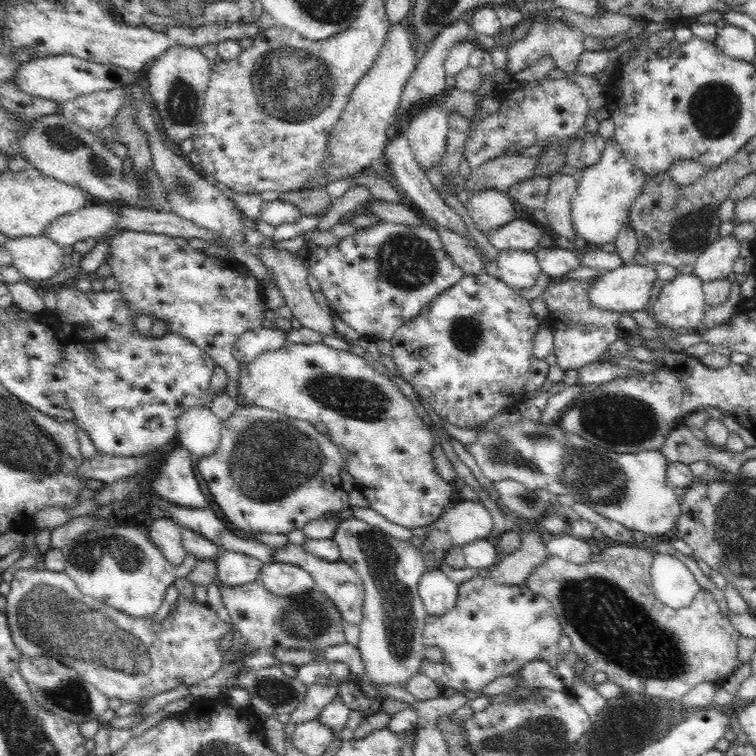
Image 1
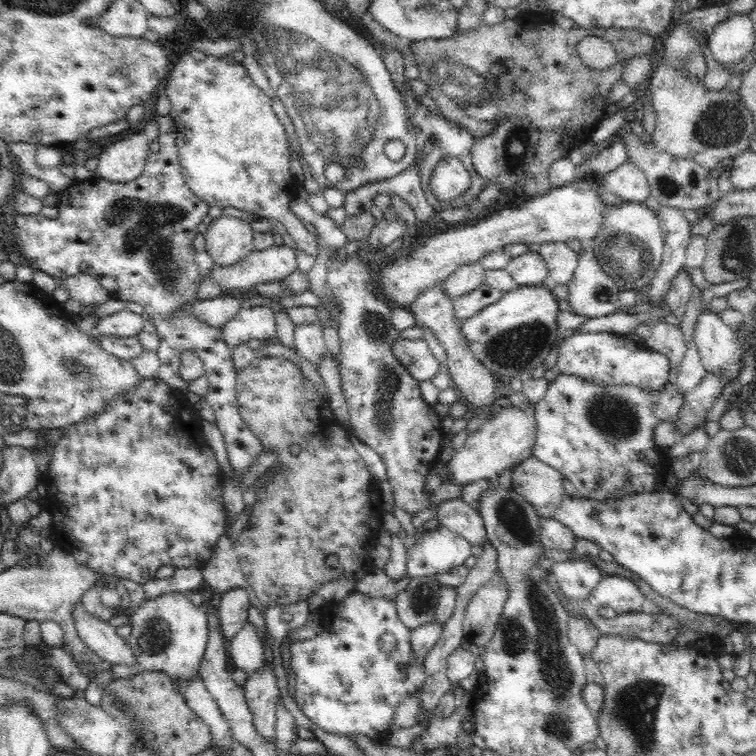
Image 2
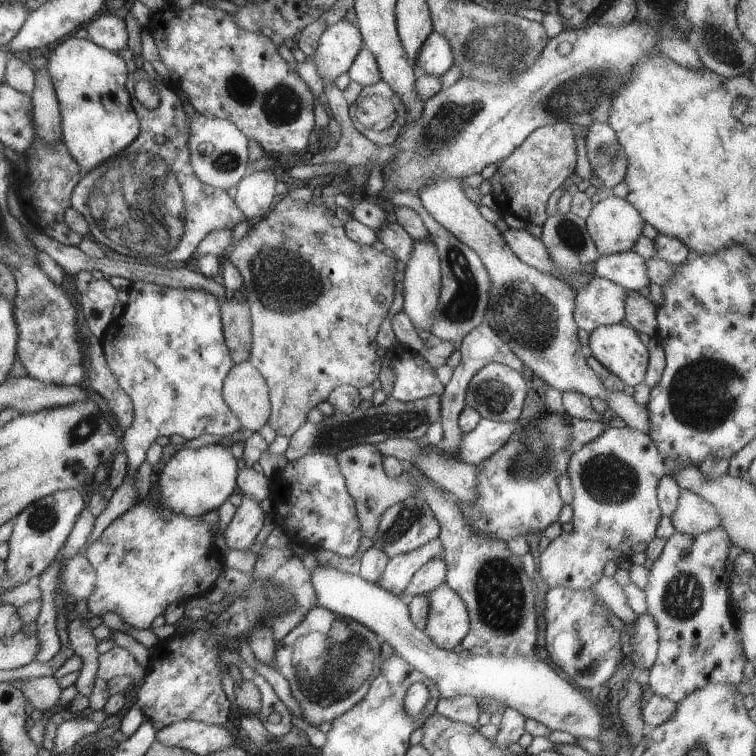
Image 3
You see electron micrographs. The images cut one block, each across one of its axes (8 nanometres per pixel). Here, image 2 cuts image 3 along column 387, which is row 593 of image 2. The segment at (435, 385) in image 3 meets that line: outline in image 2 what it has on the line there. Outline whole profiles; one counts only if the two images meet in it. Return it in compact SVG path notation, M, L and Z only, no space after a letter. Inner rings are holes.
M352 590L340 601L324 602L318 608L320 614L322 631L317 636L308 639L302 639L294 641L291 644L291 665L293 668L294 678L296 679L296 694L295 701L300 710L308 717L310 722L316 724L332 734L344 735L350 738L354 738L356 734L359 736L365 736L366 738L381 738L387 741L386 737L393 732L394 729L400 728L394 727L394 718L396 718L396 709L400 706L400 702L406 700L408 696L418 696L421 694L424 688L424 682L426 682L426 671L424 671L424 663L416 659L414 651L412 651L412 645L410 645L410 629L400 621L398 617L398 611L396 608L395 599L391 597L372 597L367 593L359 593L357 590Z

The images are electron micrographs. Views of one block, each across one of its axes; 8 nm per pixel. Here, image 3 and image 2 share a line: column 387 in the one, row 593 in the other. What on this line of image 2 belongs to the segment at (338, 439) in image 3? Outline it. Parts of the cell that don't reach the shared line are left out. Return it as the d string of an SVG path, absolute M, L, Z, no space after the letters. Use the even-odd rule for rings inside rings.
M418 576L395 594L398 617L410 630L436 619L439 586L434 576Z

